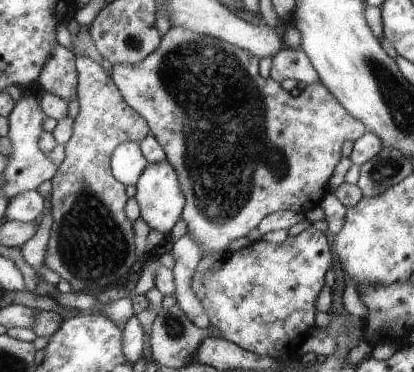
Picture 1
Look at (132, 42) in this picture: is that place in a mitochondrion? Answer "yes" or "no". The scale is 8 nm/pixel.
yes

